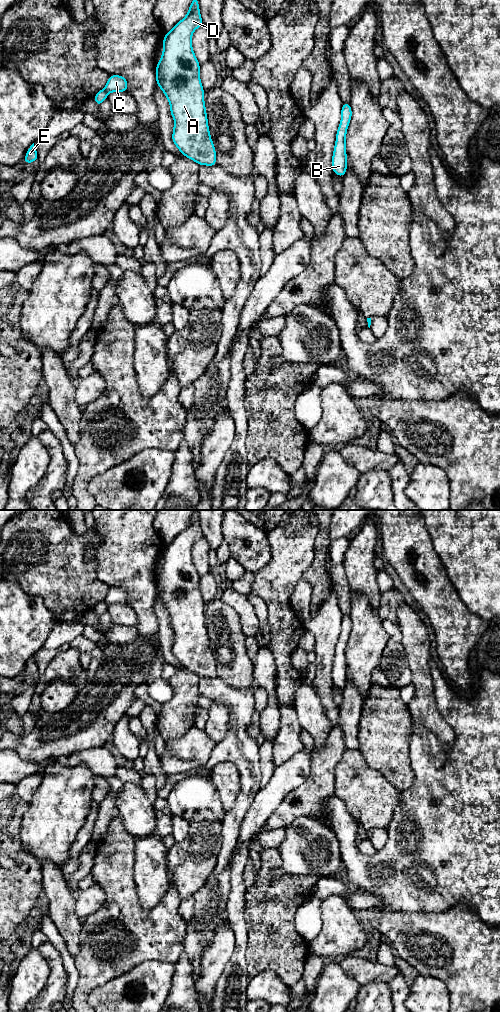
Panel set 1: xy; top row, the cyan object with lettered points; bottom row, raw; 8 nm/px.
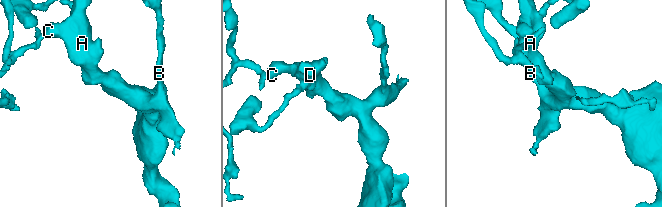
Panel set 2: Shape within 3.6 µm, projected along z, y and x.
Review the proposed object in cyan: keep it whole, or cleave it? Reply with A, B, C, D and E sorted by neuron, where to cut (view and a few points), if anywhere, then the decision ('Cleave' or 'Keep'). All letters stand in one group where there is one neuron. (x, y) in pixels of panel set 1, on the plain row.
Groups: A B C D / E. Split along xy (104, 600), (107, 605). Cleave

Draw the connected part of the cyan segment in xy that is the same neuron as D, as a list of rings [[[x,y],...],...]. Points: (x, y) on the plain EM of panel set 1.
[[[193,510],[186,528],[175,536],[163,550],[162,568],[156,577],[156,596],[165,606],[174,631],[172,653],[183,668],[199,678],[216,678],[216,662],[211,651],[204,613],[204,601],[200,592],[200,575],[192,560],[193,544],[201,539],[199,515]]]

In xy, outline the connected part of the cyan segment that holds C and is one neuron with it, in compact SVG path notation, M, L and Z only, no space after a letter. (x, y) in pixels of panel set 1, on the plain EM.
M110 587L104 599L107 605L126 604L128 600L127 591L121 587Z

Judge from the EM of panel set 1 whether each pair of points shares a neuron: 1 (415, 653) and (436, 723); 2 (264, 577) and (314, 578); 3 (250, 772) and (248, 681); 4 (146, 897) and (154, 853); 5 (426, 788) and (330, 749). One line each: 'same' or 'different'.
1: same
2: different
3: different
4: same
5: different

